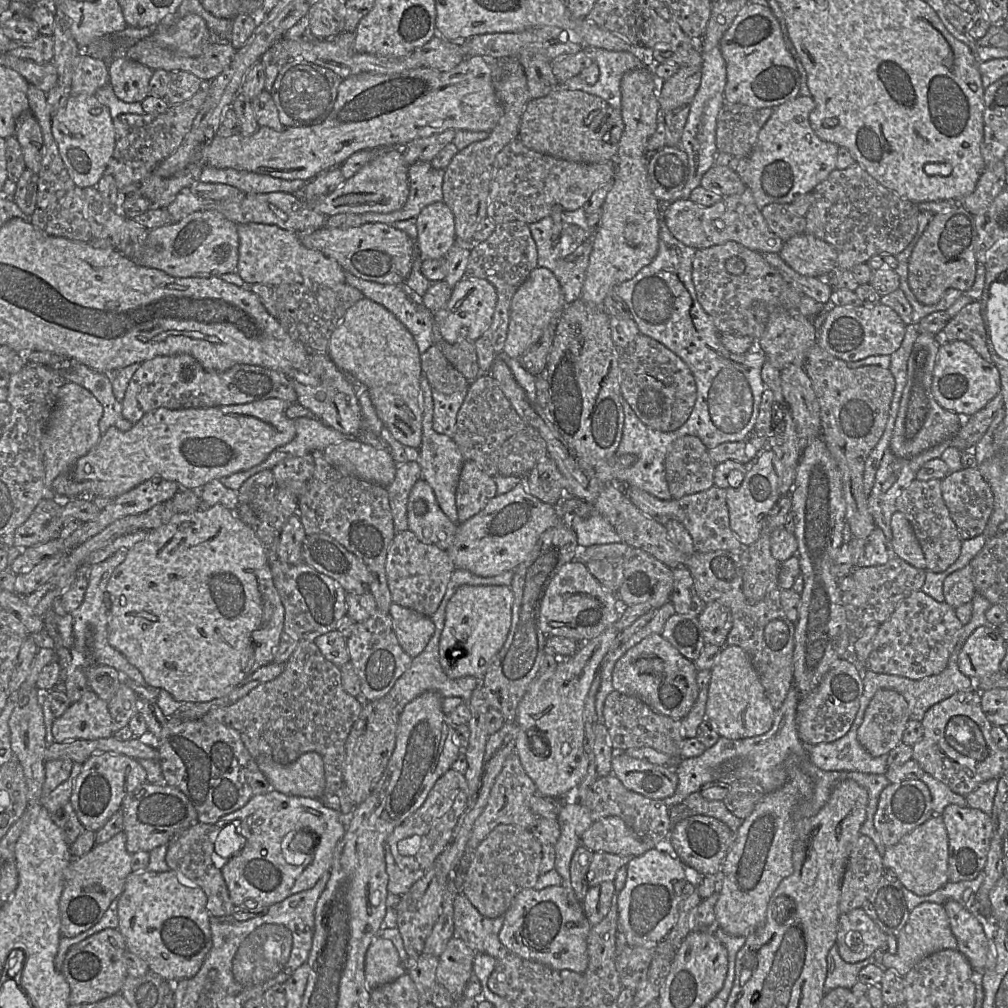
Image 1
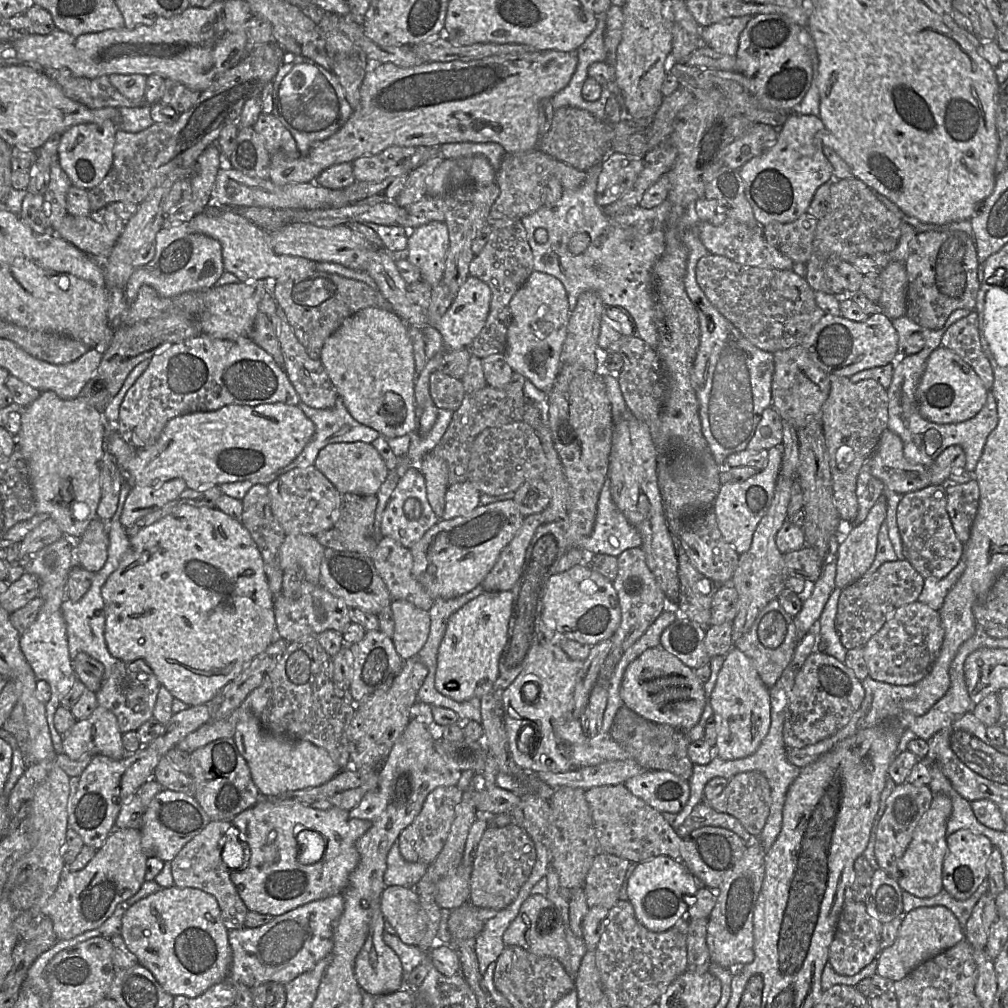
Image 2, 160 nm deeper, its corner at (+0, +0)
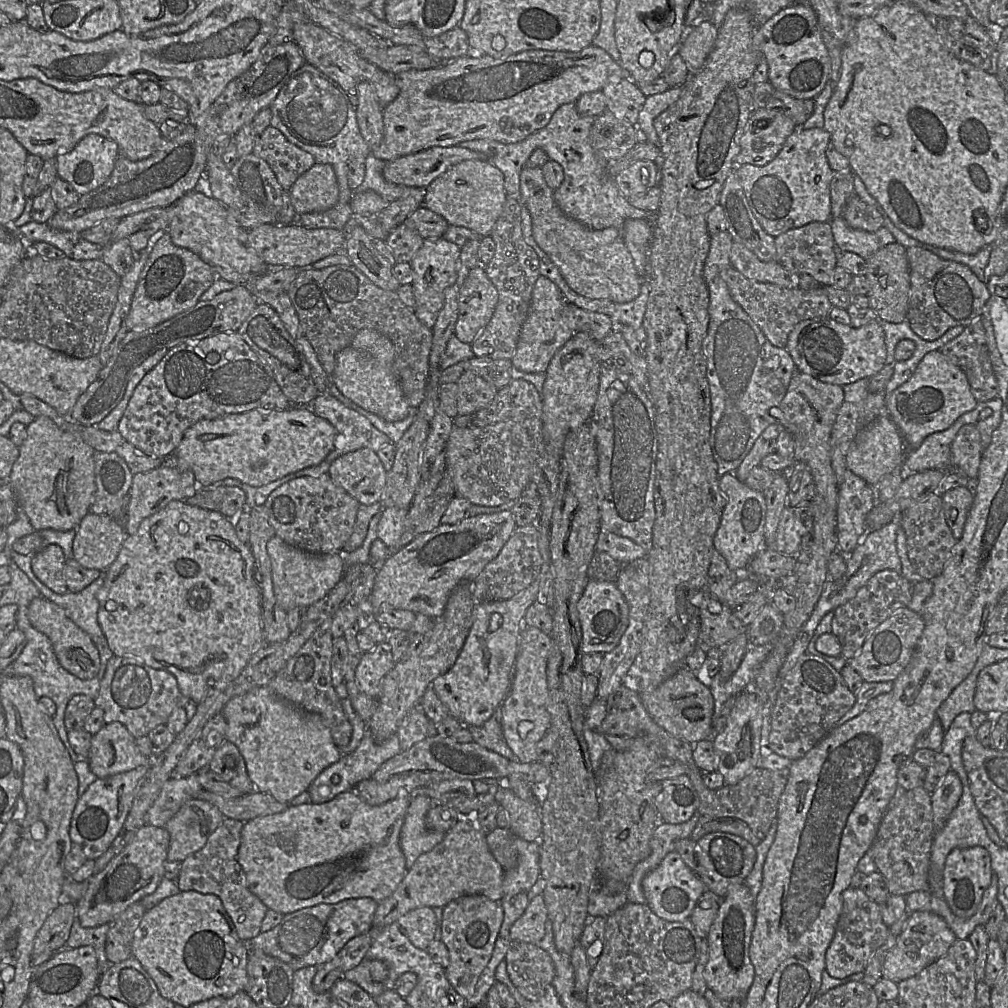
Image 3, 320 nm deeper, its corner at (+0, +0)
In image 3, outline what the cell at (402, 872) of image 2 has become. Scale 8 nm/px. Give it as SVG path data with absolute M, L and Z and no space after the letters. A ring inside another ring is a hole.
M427 796L411 797L399 835L399 845L405 857L407 870L419 856L431 851L446 835L426 828L425 816L432 807L433 801Z

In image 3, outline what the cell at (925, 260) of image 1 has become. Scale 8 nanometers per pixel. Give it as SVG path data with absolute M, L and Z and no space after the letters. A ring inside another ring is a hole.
M921 247L906 248L910 268L910 298L907 320L912 330L927 341L934 341L955 326L969 326L981 318L990 299L984 281L964 264L944 260Z

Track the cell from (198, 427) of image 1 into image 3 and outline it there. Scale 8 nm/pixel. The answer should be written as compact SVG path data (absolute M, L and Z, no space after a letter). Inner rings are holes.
M290 407L286 410L254 409L196 422L185 431L173 456L166 462L179 469L192 471L200 487L221 484L226 478L260 487L288 474L319 465L333 450L336 435L335 427L315 415L309 407Z

